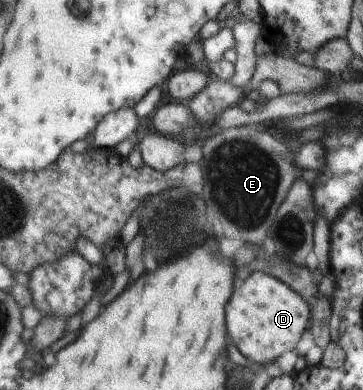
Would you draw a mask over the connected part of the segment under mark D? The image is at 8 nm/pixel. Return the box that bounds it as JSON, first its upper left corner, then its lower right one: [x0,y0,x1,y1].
[227,271,309,364]

